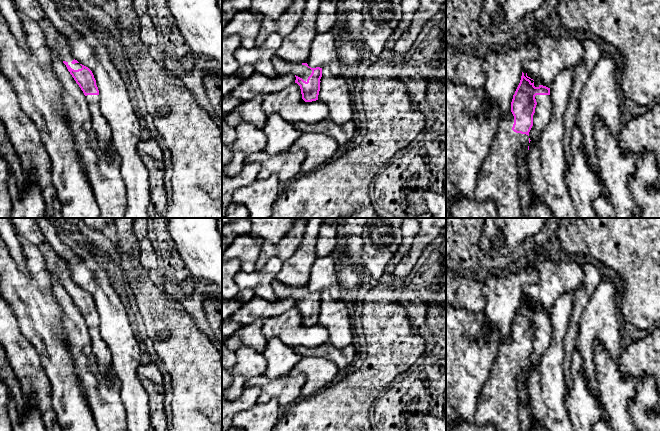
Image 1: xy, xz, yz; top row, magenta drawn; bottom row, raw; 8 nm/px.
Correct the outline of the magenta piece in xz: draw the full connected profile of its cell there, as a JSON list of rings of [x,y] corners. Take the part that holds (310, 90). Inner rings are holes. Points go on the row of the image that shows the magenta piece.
[[[276,56],[272,58],[272,64],[279,75],[288,73],[295,75],[295,83],[300,86],[302,99],[305,102],[318,100],[322,68],[311,68],[307,63],[291,63]]]

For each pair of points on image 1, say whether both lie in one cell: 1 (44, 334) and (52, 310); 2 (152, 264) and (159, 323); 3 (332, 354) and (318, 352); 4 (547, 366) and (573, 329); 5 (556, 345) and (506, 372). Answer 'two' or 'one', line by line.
1: one
2: two
3: one
4: two
5: two

